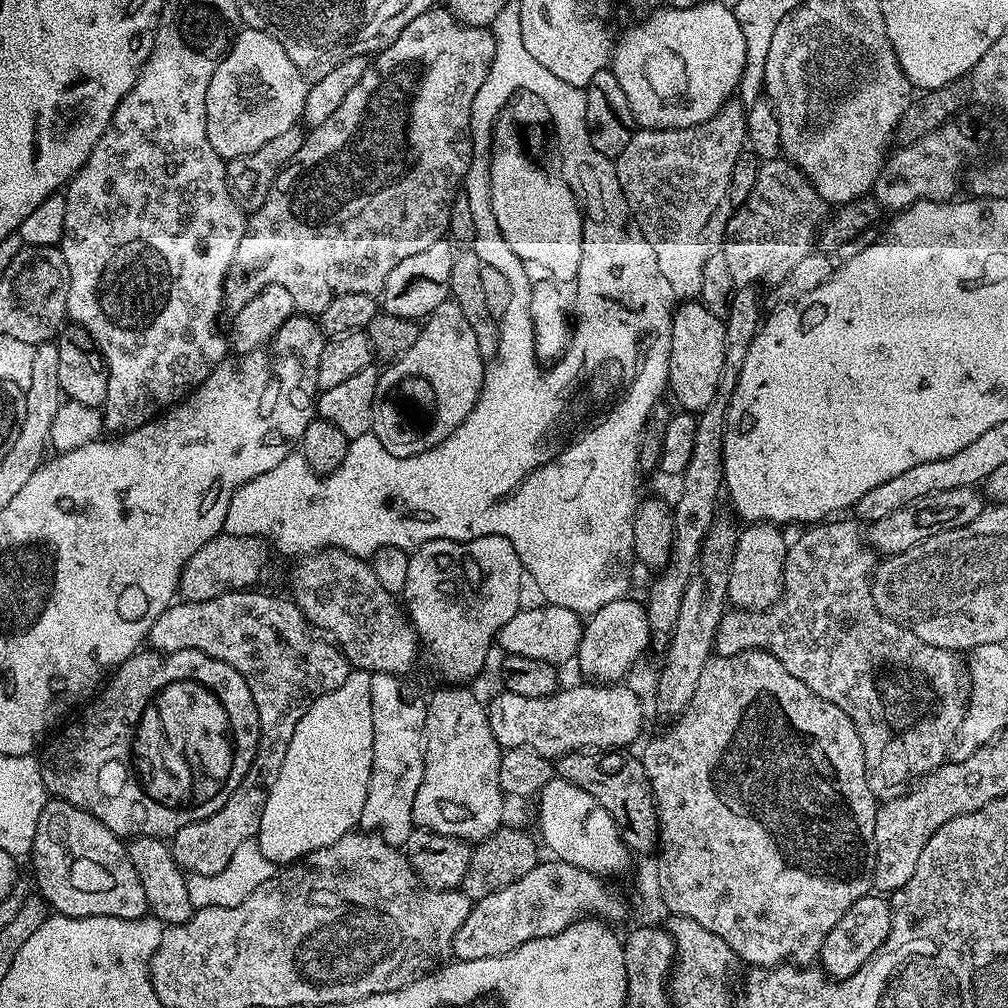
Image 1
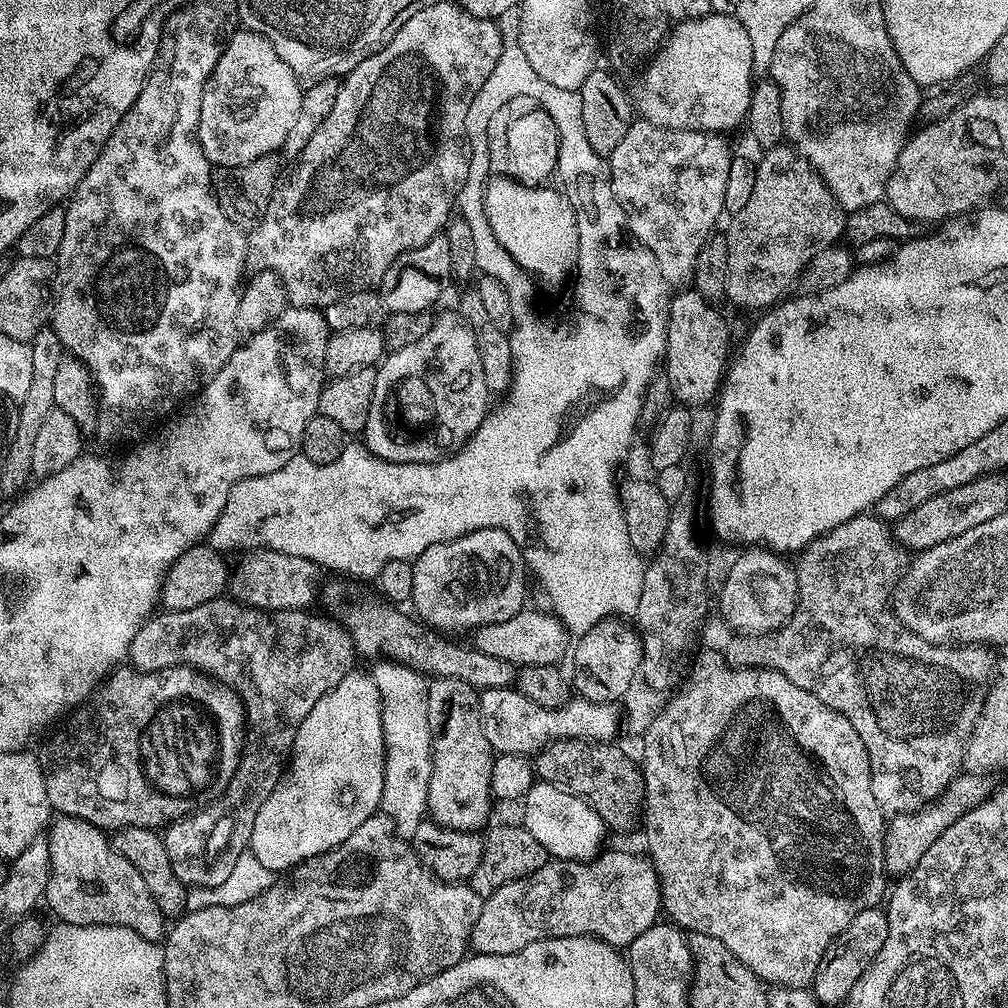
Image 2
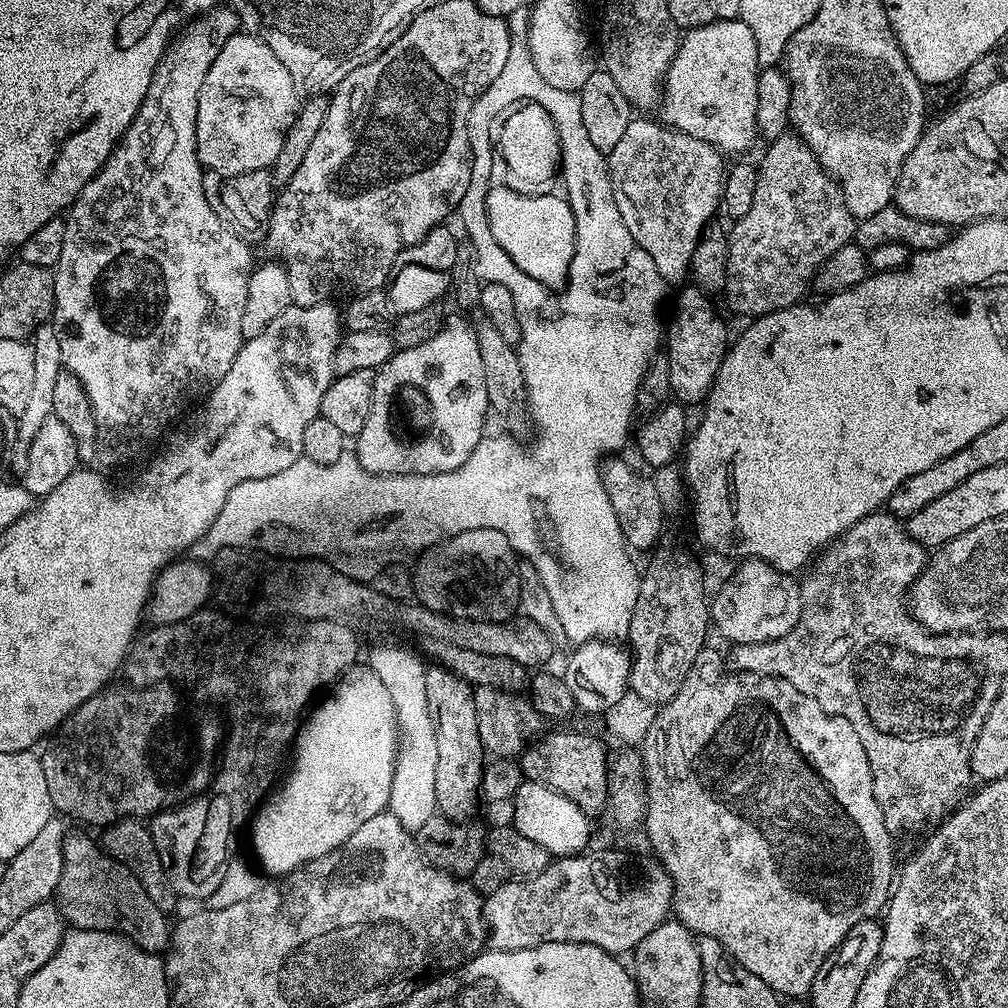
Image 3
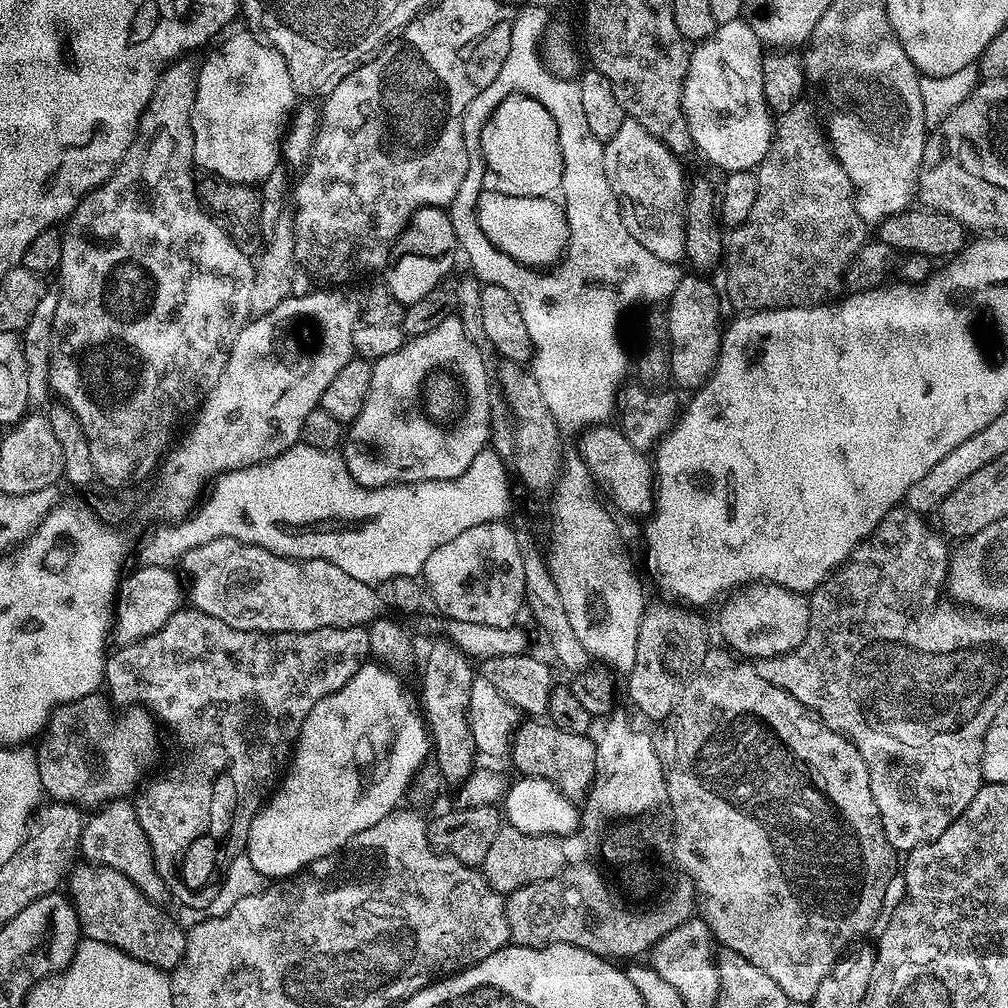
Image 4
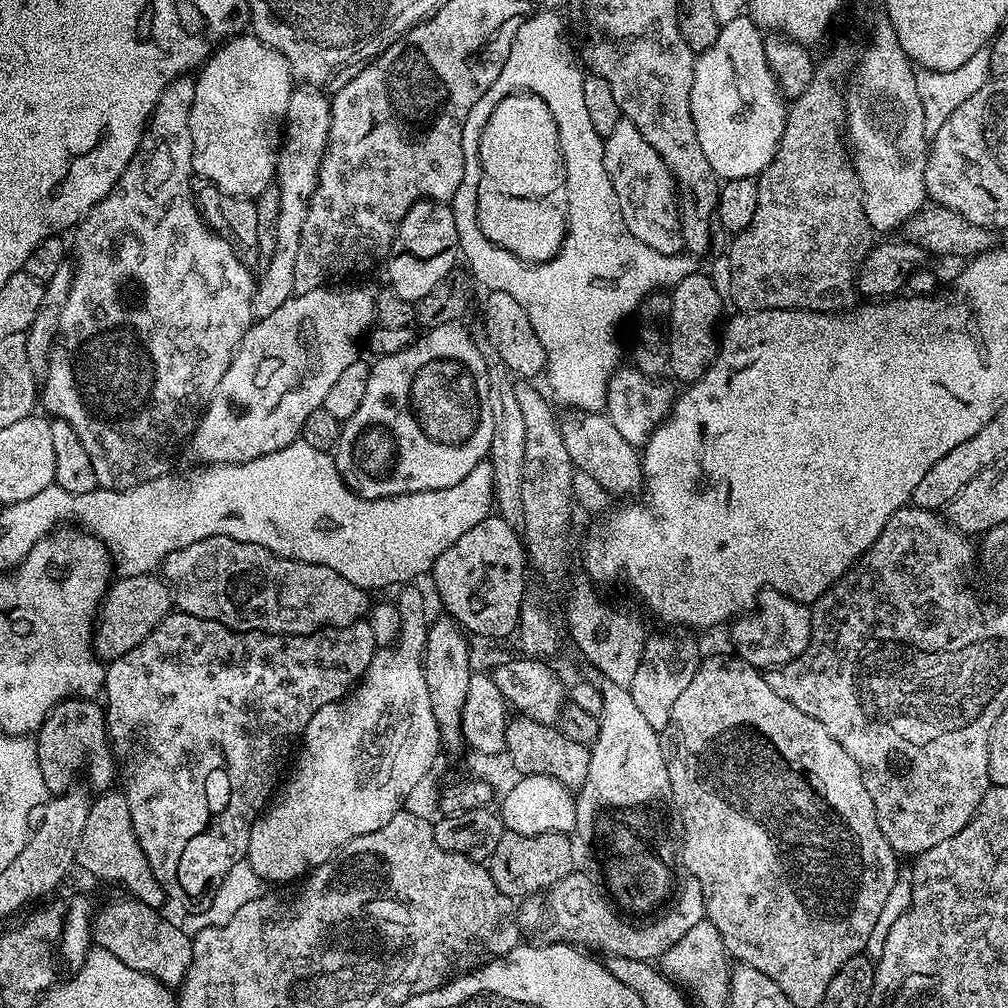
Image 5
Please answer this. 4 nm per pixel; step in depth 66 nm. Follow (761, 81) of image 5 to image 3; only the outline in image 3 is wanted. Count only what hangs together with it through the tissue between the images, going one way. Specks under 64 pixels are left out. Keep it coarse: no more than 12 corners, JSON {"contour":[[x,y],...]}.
{"contour":[[739,18],[687,29],[663,123],[721,153],[758,140],[758,42]]}

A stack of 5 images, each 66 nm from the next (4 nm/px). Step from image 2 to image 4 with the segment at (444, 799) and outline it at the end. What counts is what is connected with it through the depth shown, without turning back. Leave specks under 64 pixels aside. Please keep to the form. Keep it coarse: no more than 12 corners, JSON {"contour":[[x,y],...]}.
{"contour":[[429,650],[422,716],[445,785],[478,764],[468,721],[469,657]]}

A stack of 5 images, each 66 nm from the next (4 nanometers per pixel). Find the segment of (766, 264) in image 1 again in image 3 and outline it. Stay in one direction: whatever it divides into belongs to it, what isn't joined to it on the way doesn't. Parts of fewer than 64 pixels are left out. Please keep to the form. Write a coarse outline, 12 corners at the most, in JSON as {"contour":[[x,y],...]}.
{"contour":[[795,134],[758,160],[722,296],[801,303],[857,219]]}

